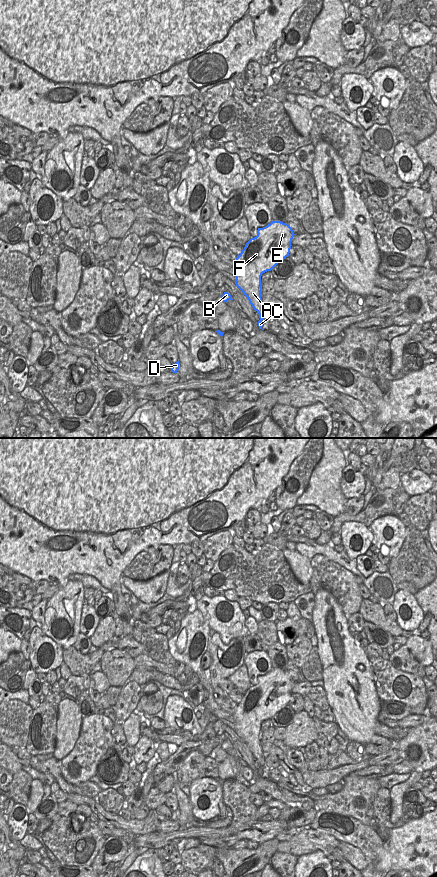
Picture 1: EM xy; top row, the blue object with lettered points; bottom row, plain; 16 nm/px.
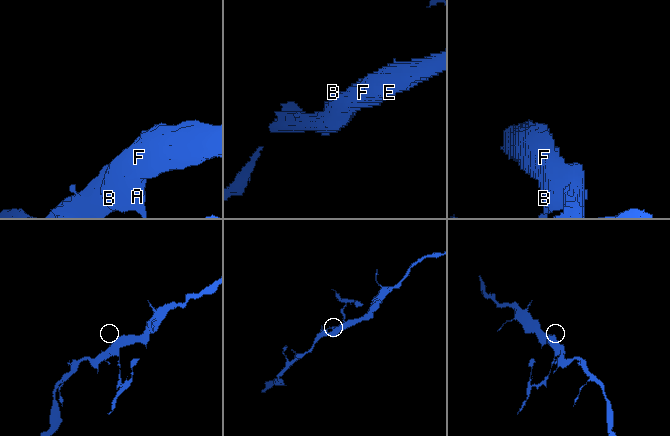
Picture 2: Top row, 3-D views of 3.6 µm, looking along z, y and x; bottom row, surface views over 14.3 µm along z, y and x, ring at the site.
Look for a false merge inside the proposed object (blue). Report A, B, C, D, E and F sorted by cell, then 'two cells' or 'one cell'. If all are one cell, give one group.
A B D E F / C | two cells

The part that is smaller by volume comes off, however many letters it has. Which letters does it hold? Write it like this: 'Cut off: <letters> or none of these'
Cut off: C

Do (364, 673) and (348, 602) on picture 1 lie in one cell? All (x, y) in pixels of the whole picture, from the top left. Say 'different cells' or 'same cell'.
different cells

